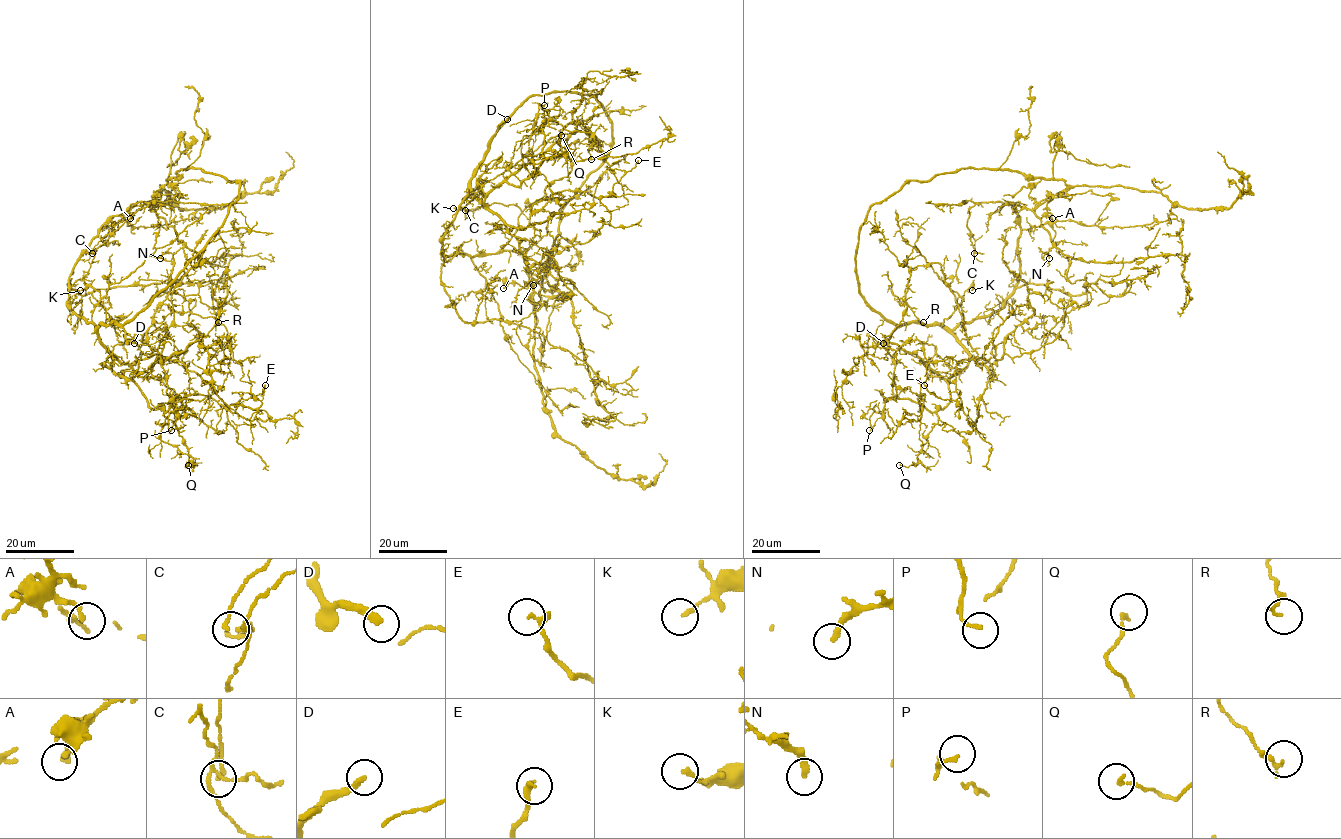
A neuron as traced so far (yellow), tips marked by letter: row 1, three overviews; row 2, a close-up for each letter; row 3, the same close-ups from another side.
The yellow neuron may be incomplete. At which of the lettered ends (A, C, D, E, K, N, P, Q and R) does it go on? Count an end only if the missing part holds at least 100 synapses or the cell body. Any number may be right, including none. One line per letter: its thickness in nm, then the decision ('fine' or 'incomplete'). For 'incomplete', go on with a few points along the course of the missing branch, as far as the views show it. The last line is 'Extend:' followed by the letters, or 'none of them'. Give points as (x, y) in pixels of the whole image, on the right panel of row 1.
A: 200 nm thick; fine
C: 100 nm thick; fine
D: 300 nm thick; incomplete; missing branch runs (883, 343), (872, 342), (862, 350), (850, 350), (843, 340), (830, 340), (831, 336), (829, 345), (820, 351)
E: 220 nm thick; fine
K: 160 nm thick; fine
N: 240 nm thick; fine
P: 140 nm thick; fine
Q: 150 nm thick; fine
R: 150 nm thick; fine
Extend: D

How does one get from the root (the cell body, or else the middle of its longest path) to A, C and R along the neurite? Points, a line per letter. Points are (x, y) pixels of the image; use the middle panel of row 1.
A: (446, 255), (466, 253), (475, 256), (518, 251), (528, 269), (529, 287), (509, 282), (503, 288)
C: (446, 255), (496, 254), (517, 229), (521, 212), (513, 204), (497, 203), (465, 210)
R: (446, 255), (442, 237), (470, 188), (485, 205), (494, 189), (537, 160), (575, 121), (591, 138), (591, 159)

